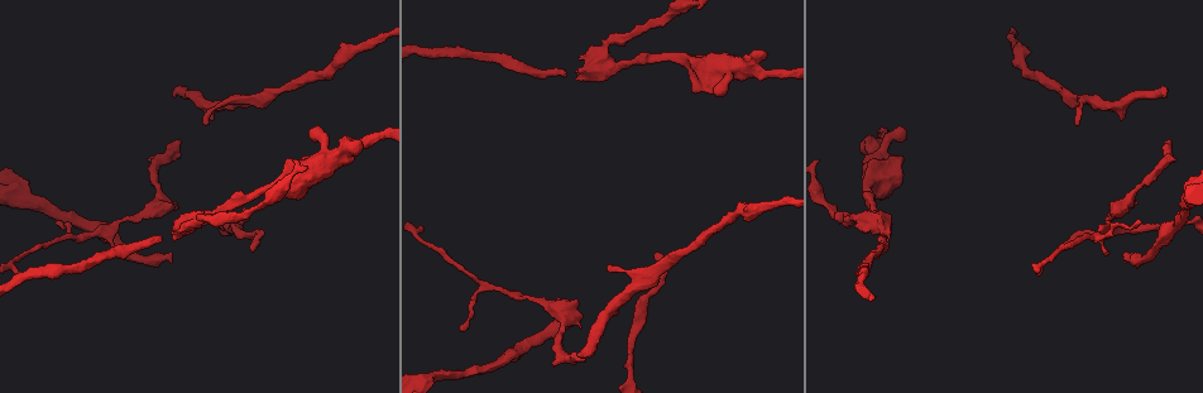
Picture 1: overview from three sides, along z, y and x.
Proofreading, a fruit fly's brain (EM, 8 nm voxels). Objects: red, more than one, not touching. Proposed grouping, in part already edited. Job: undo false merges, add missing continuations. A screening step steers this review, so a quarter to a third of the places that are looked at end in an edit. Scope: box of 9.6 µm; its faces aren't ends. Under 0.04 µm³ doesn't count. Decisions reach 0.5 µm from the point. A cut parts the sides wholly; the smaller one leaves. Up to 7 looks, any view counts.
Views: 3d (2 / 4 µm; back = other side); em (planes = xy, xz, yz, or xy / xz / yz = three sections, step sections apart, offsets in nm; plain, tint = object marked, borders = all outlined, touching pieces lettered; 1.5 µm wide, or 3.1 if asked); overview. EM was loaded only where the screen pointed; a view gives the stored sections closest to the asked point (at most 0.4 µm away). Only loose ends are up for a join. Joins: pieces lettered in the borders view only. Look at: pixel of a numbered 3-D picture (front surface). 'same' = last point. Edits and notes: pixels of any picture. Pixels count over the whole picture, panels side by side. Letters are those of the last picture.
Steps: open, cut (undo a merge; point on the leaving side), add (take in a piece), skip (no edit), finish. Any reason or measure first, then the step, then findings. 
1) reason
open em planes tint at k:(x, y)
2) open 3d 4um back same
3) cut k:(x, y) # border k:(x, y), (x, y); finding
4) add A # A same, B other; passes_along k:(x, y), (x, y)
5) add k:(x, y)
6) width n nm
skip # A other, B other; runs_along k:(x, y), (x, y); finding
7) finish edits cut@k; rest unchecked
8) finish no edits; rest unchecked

open 3d 4um at 1:(604, 63)

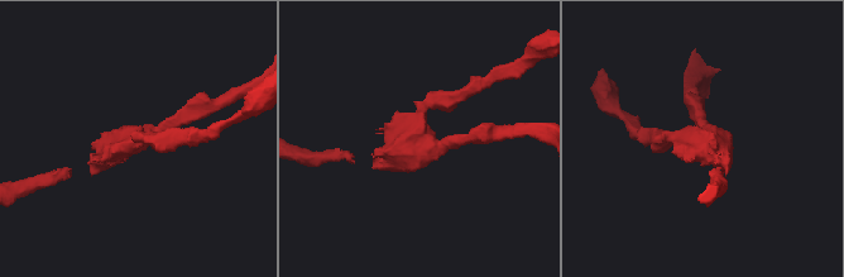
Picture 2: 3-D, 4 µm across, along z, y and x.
open em xy step 4 tint at 2:(700, 140)

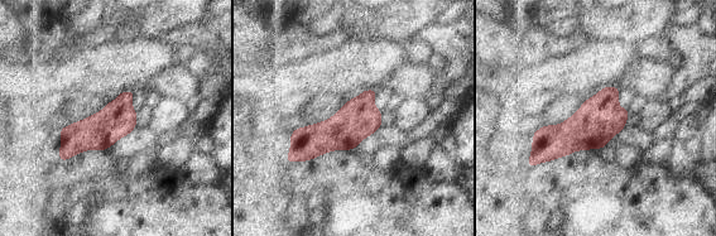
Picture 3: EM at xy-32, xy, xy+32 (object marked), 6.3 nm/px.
open em planes borders same

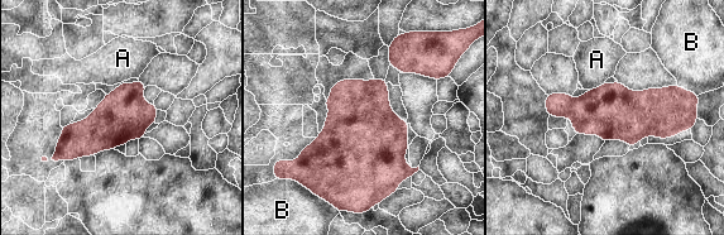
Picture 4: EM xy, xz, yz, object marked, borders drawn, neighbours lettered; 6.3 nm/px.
longest_contact B 420 nm
cut 4:(559, 105) # A other, B other; border 4:(574, 99), (571, 113), (567, 116); two neurons meet here

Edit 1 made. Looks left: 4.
sudden change in width
open 3d 4um at 1:(753, 68)

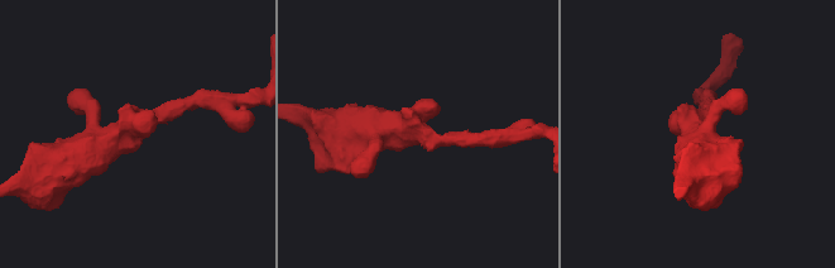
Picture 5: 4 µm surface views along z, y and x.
open em planes borders at 5:(695, 126)

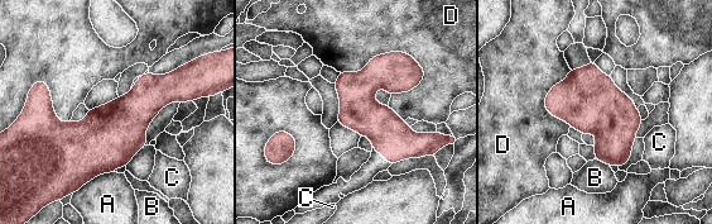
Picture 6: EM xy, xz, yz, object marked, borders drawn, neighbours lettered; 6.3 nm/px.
skip # A other, B other, C other, D other; border 6:(417, 61), (385, 52), (340, 72); all the same neuron

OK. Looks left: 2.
finish edits cut@4; rest unchecked

